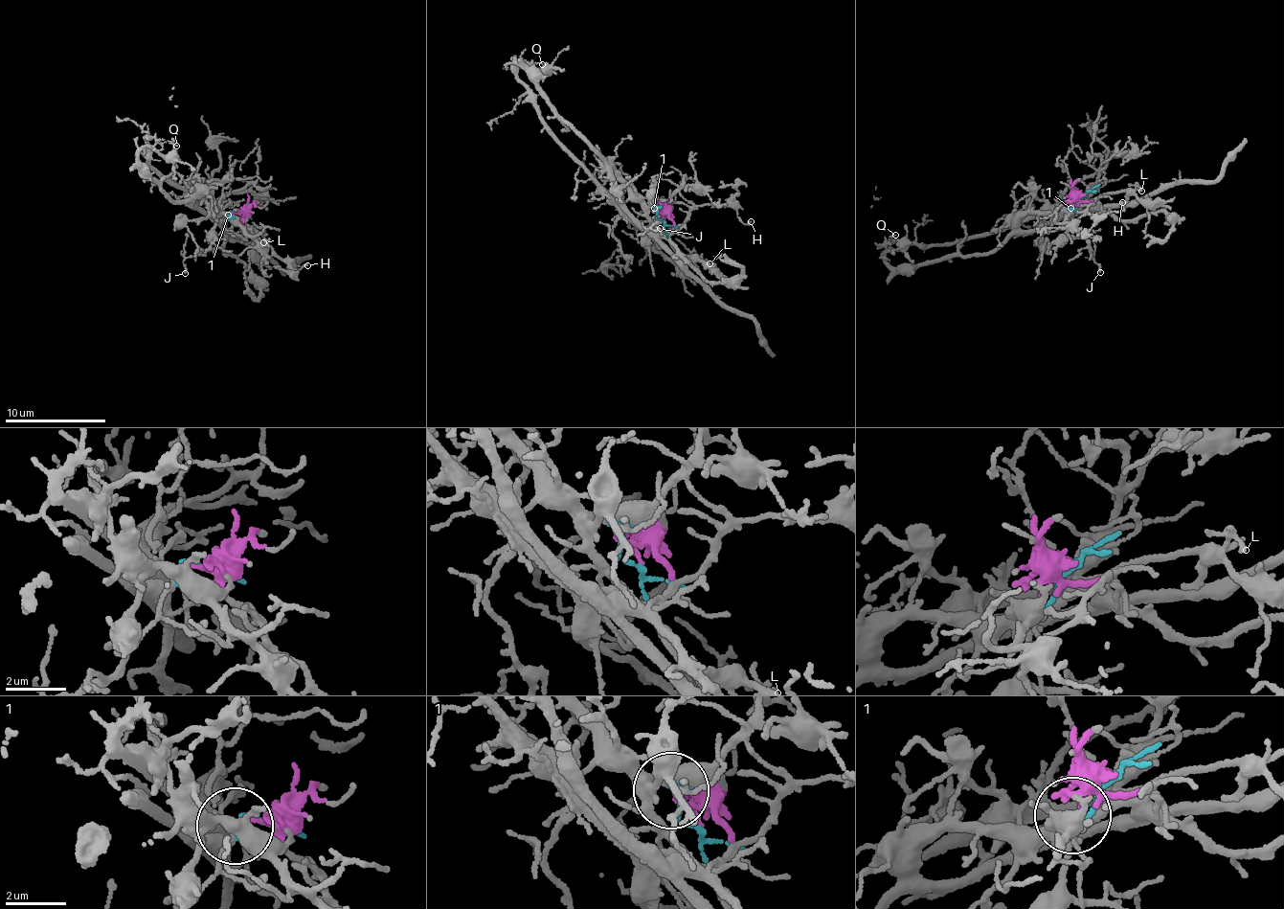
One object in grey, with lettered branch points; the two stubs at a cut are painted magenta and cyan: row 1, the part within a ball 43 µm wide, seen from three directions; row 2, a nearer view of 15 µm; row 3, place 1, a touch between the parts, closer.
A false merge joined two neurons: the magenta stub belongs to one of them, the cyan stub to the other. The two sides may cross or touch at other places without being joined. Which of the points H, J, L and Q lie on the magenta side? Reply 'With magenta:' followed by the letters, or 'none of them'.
With magenta: H, L

